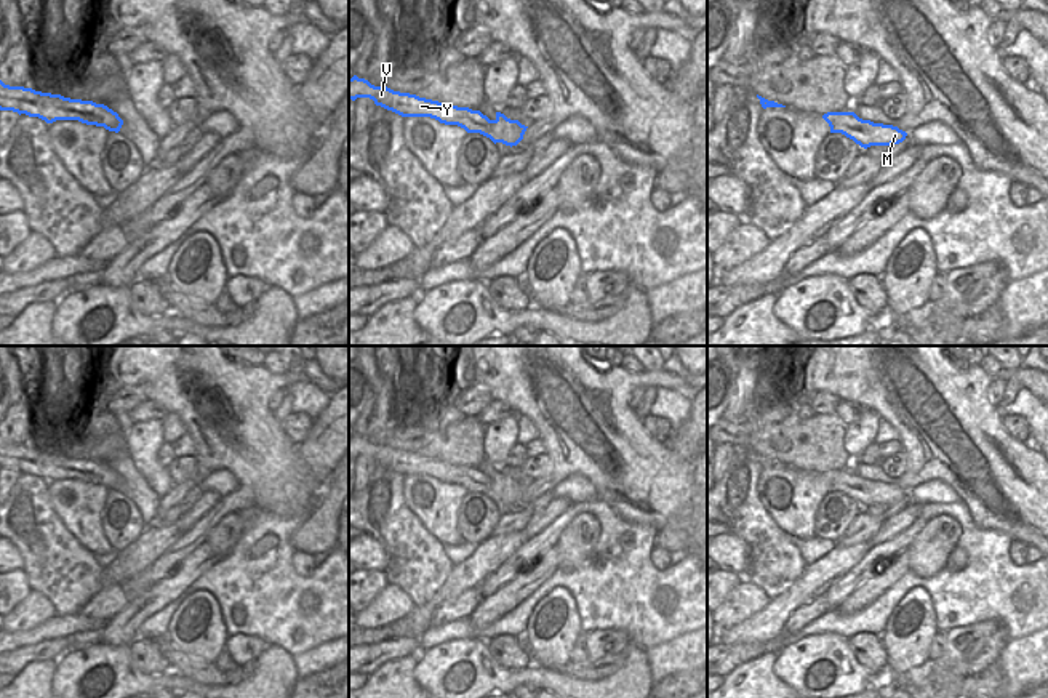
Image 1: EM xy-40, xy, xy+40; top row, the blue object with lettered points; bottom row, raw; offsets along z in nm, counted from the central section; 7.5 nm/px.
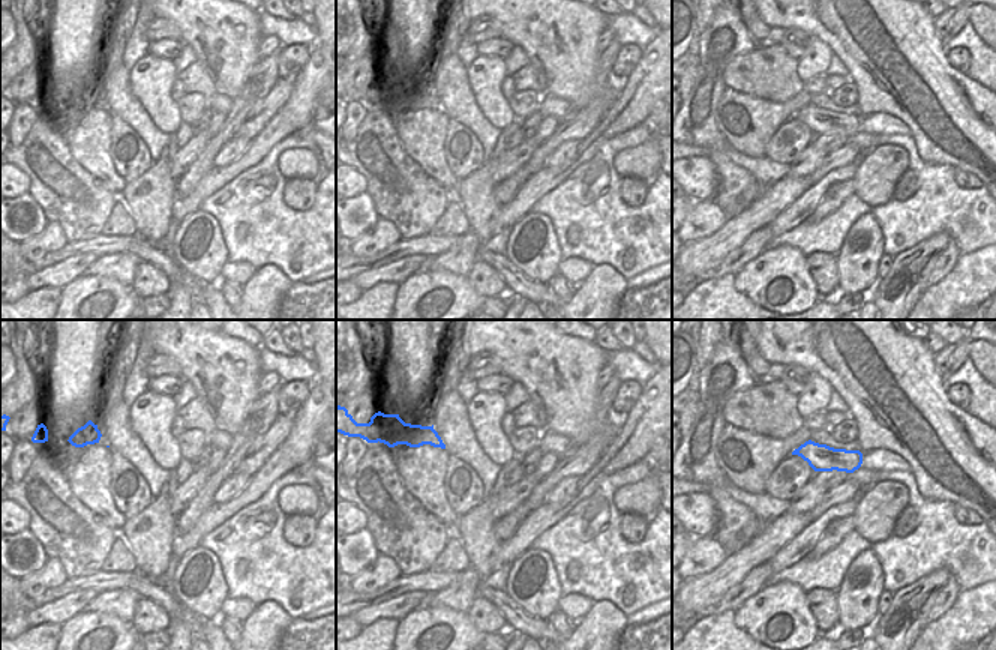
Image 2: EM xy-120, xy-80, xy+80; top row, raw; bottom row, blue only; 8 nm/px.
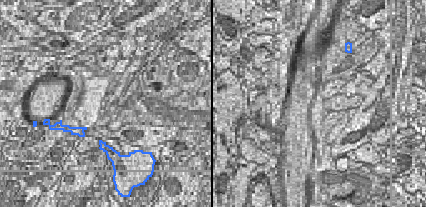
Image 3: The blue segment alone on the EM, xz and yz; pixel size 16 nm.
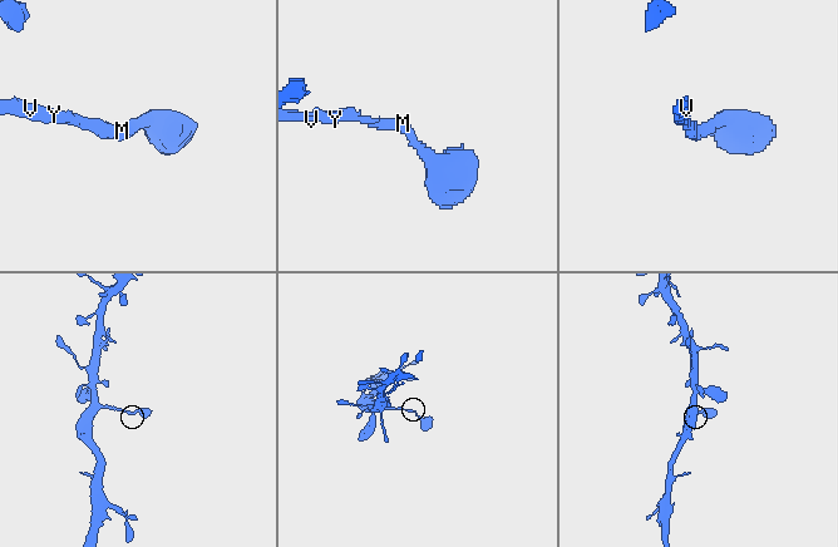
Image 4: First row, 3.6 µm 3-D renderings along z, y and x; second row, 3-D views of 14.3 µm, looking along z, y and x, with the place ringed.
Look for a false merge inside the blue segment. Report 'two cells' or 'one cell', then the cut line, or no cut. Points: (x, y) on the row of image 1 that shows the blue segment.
one cell; cut none

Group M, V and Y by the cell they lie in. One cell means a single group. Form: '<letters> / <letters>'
M V Y

